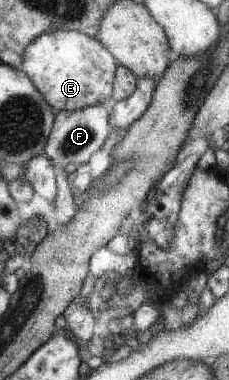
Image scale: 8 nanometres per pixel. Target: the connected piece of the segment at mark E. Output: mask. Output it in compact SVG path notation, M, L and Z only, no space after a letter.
M60 29L42 33L24 51L19 66L36 84L56 114L77 111L112 98L118 59L98 38L80 31Z

